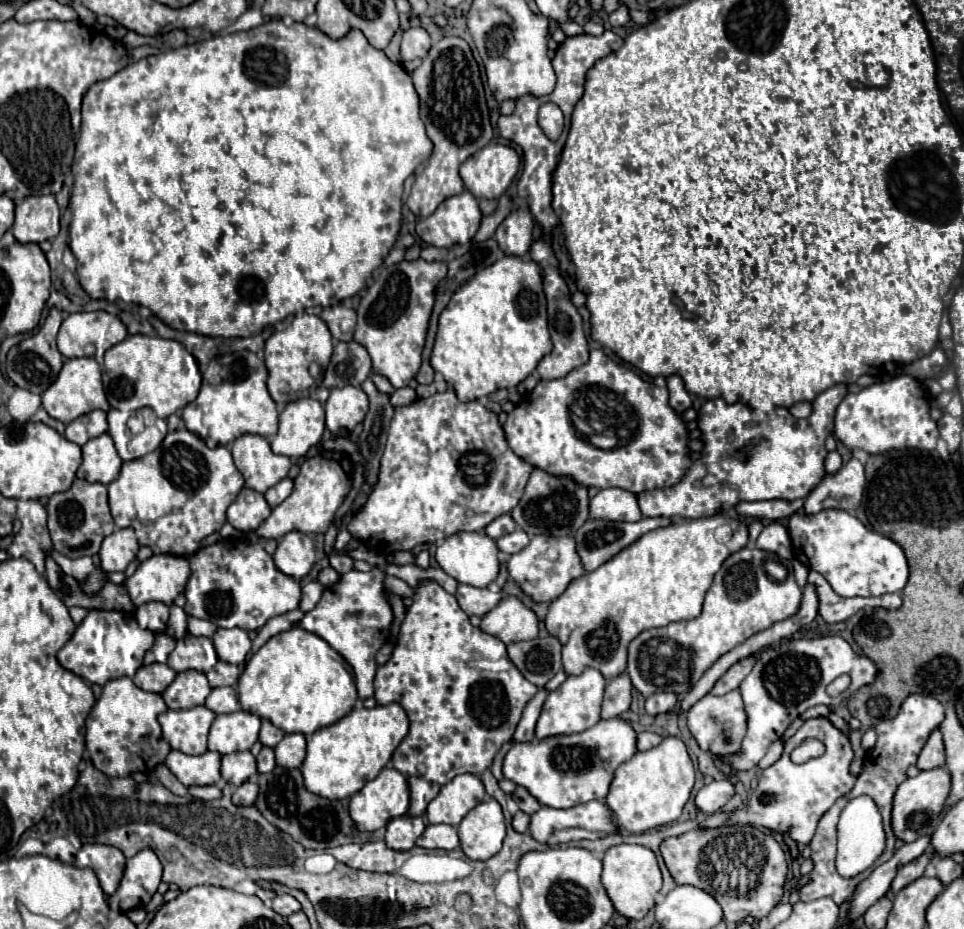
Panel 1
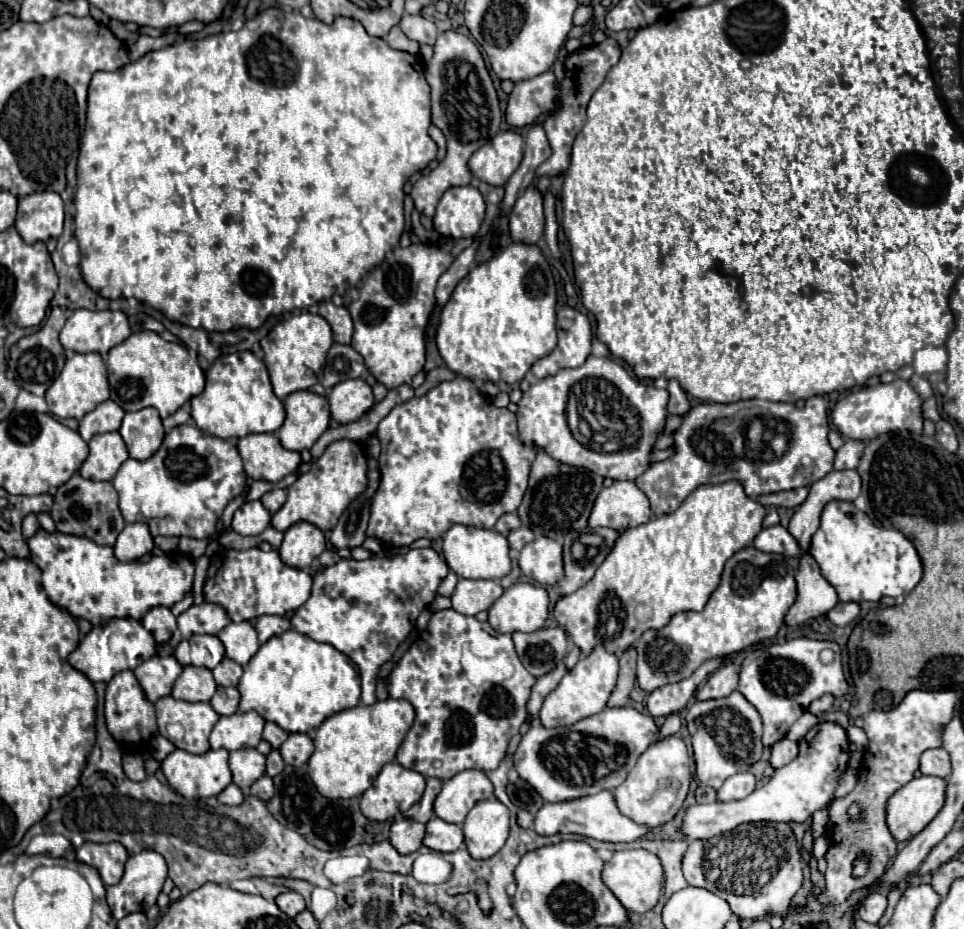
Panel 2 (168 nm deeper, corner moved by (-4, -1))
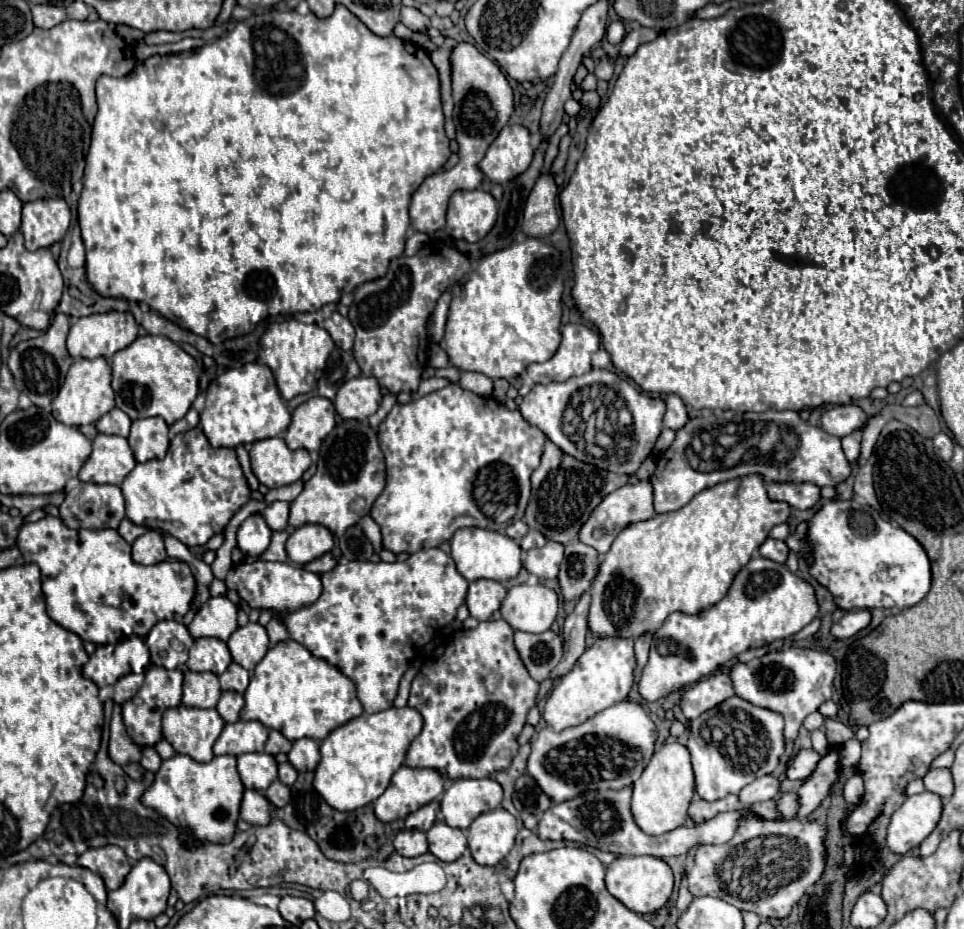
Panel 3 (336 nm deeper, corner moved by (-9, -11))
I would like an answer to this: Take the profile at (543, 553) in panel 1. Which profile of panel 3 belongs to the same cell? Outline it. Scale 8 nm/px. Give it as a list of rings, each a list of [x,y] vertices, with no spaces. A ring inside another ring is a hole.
[[[547,542],[543,548],[529,550],[525,556],[525,568],[539,578],[555,578],[563,560],[563,544]]]

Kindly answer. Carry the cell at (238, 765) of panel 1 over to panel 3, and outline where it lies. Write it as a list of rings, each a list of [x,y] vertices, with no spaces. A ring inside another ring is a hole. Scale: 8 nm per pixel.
[[[241,754],[237,756],[237,770],[245,788],[265,792],[267,786],[277,780],[277,762],[271,754]]]

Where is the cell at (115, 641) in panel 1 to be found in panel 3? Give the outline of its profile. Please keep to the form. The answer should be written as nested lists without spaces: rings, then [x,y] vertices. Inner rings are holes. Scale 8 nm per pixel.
[[[129,638],[113,646],[97,646],[89,662],[83,666],[83,676],[99,688],[115,684],[131,672],[145,672],[151,666],[149,648],[143,638]]]

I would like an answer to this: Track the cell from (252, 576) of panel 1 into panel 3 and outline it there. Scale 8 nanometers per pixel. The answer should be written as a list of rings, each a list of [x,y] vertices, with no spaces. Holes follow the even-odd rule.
[[[255,560],[253,564],[241,562],[229,570],[225,584],[227,584],[227,588],[233,588],[235,592],[239,592],[239,596],[251,608],[271,608],[279,616],[283,616],[287,610],[295,610],[295,608],[313,604],[321,594],[319,574],[303,570],[289,562],[261,562],[261,560]]]

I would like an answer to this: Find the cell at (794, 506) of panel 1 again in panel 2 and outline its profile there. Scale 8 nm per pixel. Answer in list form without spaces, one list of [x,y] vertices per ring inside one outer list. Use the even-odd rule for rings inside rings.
[[[798,488],[798,490],[788,490],[788,492],[776,492],[776,494],[766,494],[758,496],[756,502],[762,506],[782,506],[782,508],[796,508],[800,506],[808,496],[808,488]]]

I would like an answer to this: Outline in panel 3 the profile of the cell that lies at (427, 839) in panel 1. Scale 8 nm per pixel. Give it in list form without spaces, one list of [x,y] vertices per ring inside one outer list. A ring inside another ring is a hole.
[[[443,820],[435,822],[435,826],[427,832],[427,840],[429,852],[443,862],[453,862],[467,850],[467,834],[459,828],[447,826]]]

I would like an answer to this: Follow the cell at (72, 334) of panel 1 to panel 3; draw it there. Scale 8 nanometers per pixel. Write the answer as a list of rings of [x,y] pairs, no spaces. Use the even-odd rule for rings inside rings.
[[[105,312],[105,314],[91,314],[79,318],[67,336],[67,350],[73,358],[111,358],[117,350],[127,348],[135,338],[137,338],[137,322],[131,312]]]

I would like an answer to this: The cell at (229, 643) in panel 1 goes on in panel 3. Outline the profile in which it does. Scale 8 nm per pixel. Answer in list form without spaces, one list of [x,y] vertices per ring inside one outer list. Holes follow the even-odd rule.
[[[249,622],[247,626],[241,626],[231,634],[227,646],[233,660],[251,672],[255,664],[267,654],[269,638],[259,622]]]

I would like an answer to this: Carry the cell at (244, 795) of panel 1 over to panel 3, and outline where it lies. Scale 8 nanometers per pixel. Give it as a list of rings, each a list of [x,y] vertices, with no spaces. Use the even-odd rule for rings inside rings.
[[[275,780],[275,782],[265,790],[265,796],[271,800],[273,806],[283,808],[283,806],[289,802],[289,798],[291,798],[291,790],[289,790],[283,782]]]

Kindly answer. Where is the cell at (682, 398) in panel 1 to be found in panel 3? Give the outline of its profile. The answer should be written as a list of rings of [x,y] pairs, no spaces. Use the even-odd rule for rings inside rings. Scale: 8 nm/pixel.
[[[669,394],[667,396],[667,412],[665,412],[665,418],[663,418],[663,426],[671,428],[671,430],[679,430],[679,428],[685,426],[687,420],[689,420],[689,416],[687,416],[683,400],[679,396],[675,396],[675,394]]]

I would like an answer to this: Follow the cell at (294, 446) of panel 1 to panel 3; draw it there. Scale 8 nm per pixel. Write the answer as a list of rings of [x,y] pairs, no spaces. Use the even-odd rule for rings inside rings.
[[[313,396],[293,410],[291,424],[285,432],[285,444],[291,450],[317,450],[323,438],[335,426],[335,406],[323,396]]]

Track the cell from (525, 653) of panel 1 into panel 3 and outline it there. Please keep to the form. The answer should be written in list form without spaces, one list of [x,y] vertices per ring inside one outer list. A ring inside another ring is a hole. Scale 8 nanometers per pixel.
[[[517,630],[515,648],[531,678],[537,682],[543,682],[563,656],[561,636],[553,630],[545,630],[543,634],[529,634]]]

